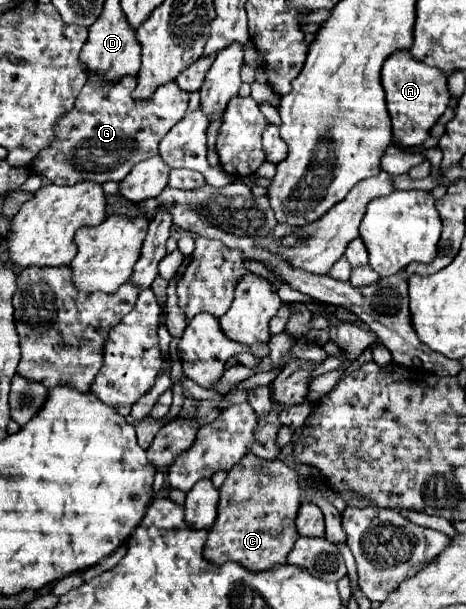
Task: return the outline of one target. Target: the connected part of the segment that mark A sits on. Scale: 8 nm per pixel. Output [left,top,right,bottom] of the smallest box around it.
[382,51,450,147]

